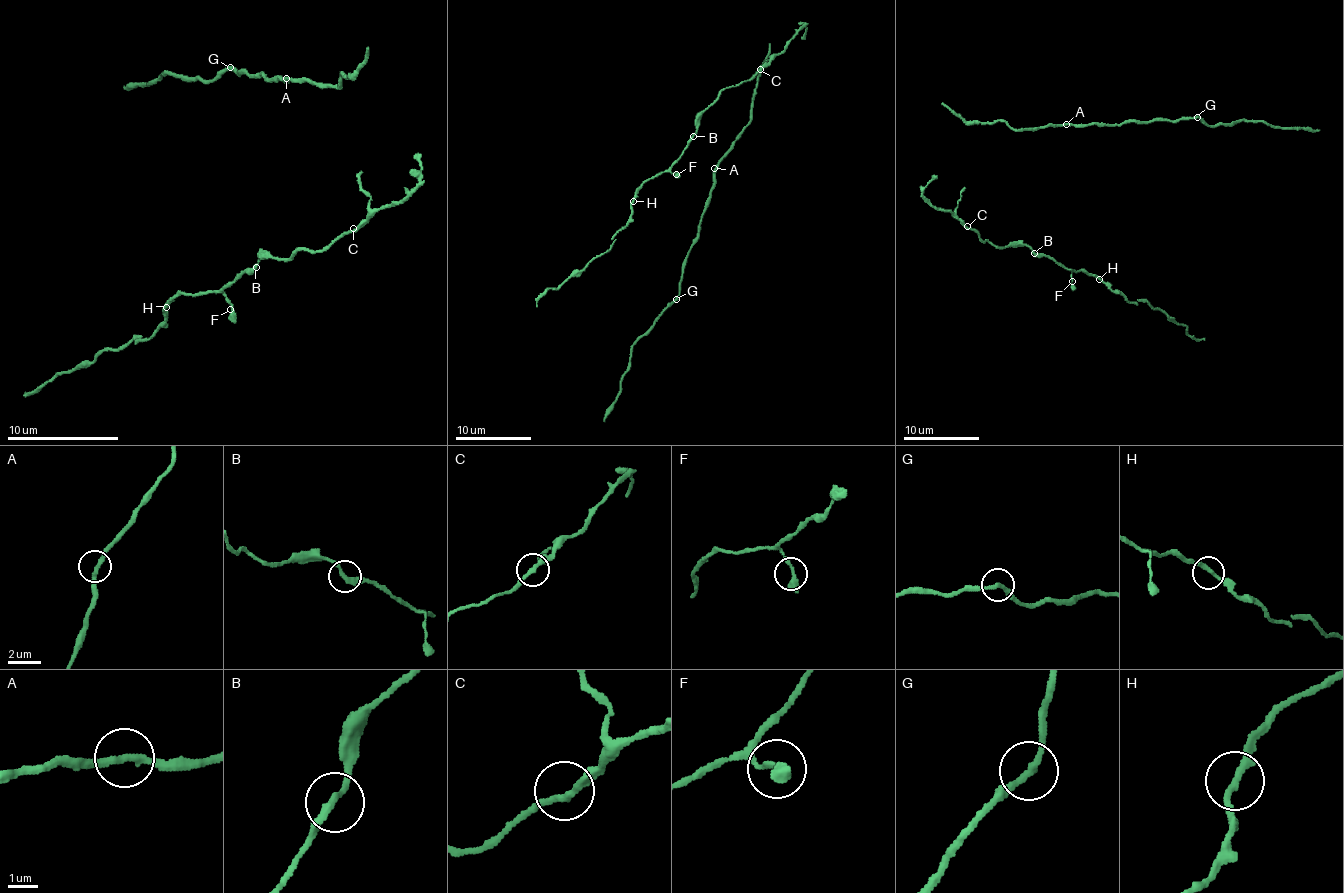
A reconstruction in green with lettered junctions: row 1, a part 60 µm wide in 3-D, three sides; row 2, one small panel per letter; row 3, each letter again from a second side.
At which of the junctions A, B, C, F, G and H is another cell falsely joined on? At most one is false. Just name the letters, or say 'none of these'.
none of these

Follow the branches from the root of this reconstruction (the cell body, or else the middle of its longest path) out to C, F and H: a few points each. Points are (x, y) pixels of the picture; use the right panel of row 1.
C: (964, 186), (956, 217), (967, 226)
F: (964, 186), (956, 217), (967, 228), (983, 241), (1000, 247), (1028, 245), (1068, 268), (1072, 281)
H: (964, 186), (956, 217), (983, 241), (1000, 247), (1028, 245), (1070, 270), (1087, 272), (1099, 279)

